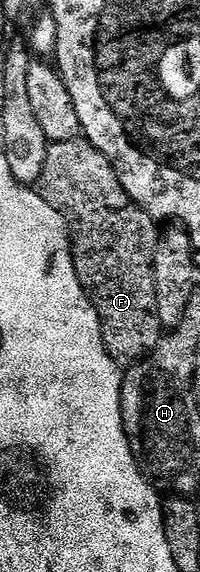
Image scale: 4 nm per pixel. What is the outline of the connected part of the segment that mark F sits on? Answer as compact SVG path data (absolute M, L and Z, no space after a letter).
M84 138L59 142L58 144L50 144L47 150L47 162L43 162L43 174L39 181L39 191L41 197L65 219L65 226L69 229L73 265L77 271L78 278L81 279L82 284L85 285L93 303L97 305L97 313L101 319L101 333L103 334L103 342L105 343L107 354L121 366L137 363L137 361L142 360L143 357L153 351L153 348L159 343L163 335L159 310L155 306L155 278L153 277L153 248L156 246L159 237L158 225L155 223L153 217L148 216L148 214L146 214L138 204L134 204L130 196L125 193L117 177L117 171L113 169L111 162L107 162L107 158L103 154L99 154L99 150L95 150L95 146L91 146L89 141Z

